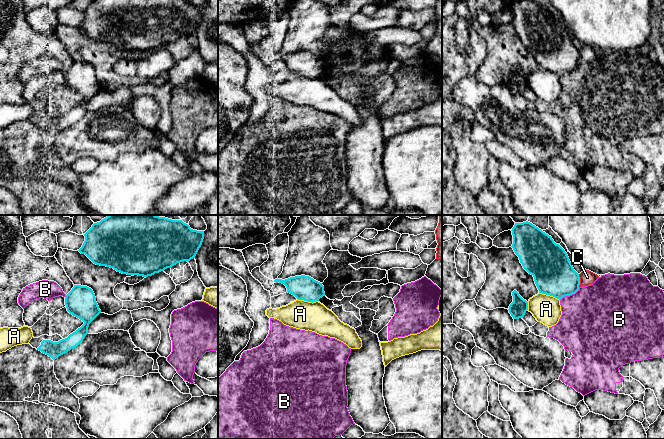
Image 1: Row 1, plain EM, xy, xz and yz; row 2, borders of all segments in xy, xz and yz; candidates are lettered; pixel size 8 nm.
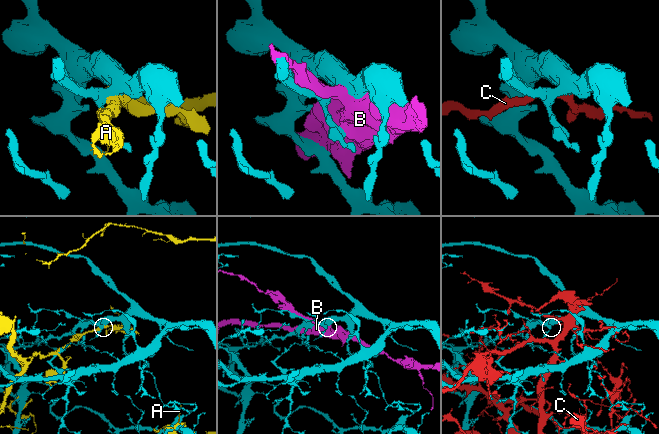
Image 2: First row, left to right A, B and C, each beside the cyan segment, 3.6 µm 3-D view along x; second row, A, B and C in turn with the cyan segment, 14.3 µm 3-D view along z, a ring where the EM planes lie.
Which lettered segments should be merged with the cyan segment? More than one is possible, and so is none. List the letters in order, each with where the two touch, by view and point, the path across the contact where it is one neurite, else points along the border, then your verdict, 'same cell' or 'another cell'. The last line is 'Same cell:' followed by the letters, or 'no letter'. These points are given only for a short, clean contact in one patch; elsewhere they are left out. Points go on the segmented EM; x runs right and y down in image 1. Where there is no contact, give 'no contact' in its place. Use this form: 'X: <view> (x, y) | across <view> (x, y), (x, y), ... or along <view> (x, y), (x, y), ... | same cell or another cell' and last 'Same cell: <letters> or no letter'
A: xz (307, 300) | another cell
B: yz (569, 295) | another cell
C: yz (579, 281) | another cell
Same cell: no letter

